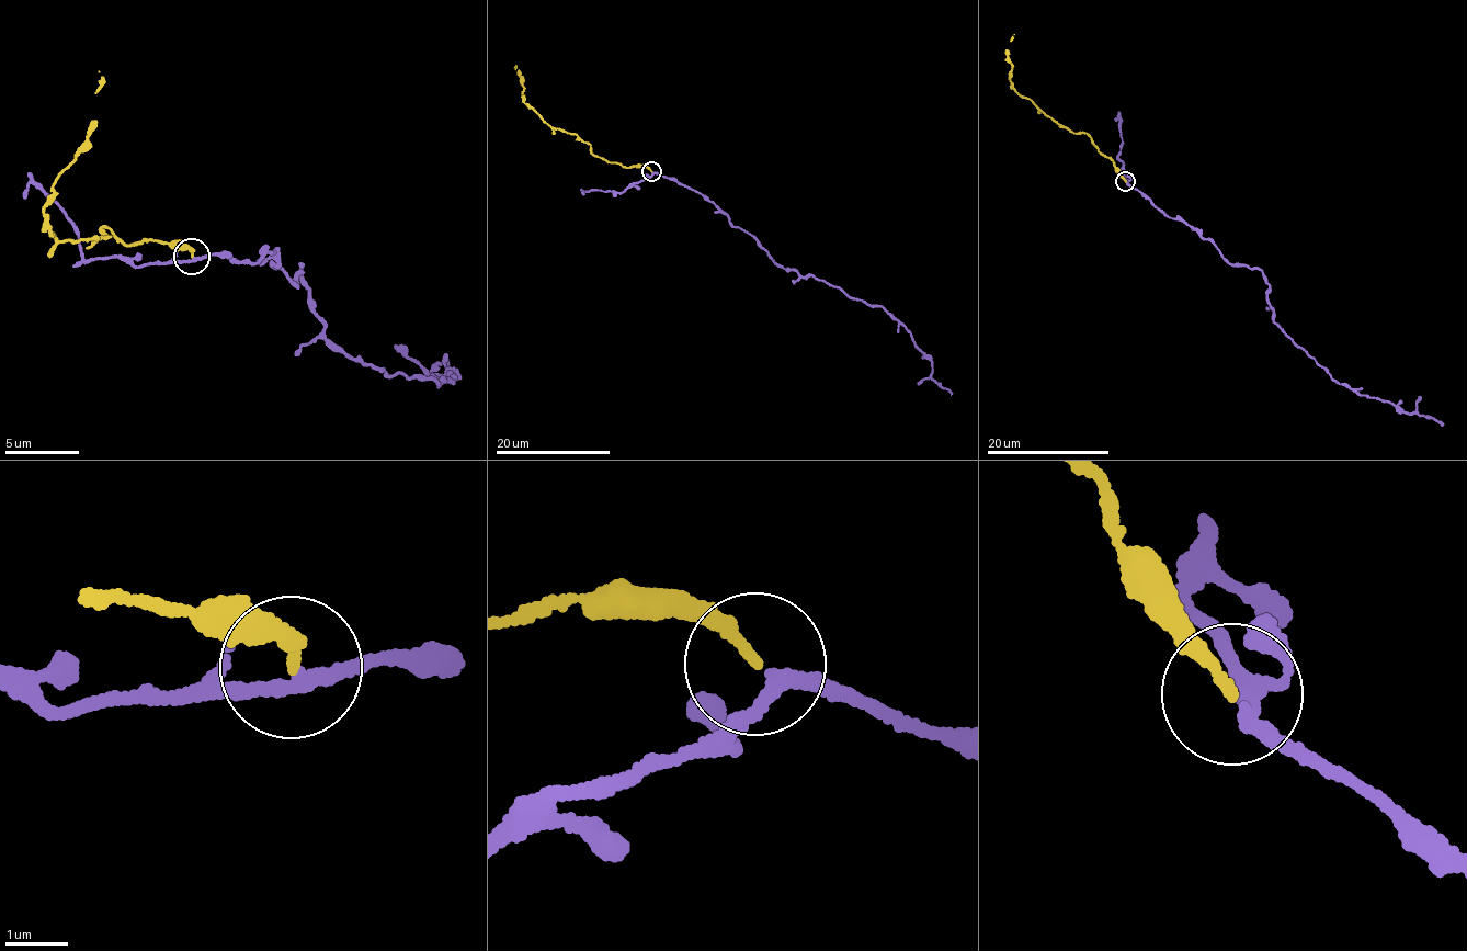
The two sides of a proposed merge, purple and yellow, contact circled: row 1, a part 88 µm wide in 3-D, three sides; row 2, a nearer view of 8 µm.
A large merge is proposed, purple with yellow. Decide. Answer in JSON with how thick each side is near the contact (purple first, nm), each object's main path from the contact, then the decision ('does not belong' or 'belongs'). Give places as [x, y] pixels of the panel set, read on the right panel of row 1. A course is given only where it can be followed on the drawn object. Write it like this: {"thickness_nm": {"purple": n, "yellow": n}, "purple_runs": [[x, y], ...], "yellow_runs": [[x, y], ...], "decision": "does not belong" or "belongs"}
{"thickness_nm": {"purple": 200, "yellow": 180}, "purple_runs": [[1126, 181], [1213, 242], [1231, 264], [1262, 272], [1275, 323], [1331, 377], [1363, 395], [1444, 423]], "yellow_runs": [[1126, 181], [1092, 138], [1065, 128], [1018, 93], [1009, 76], [1012, 65], [1007, 49], [1014, 34]], "decision": "belongs"}

